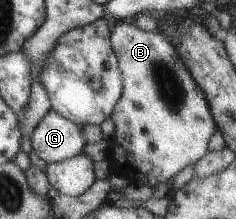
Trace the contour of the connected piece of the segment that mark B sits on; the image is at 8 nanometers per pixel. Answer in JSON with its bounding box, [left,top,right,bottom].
[109,23,217,188]

